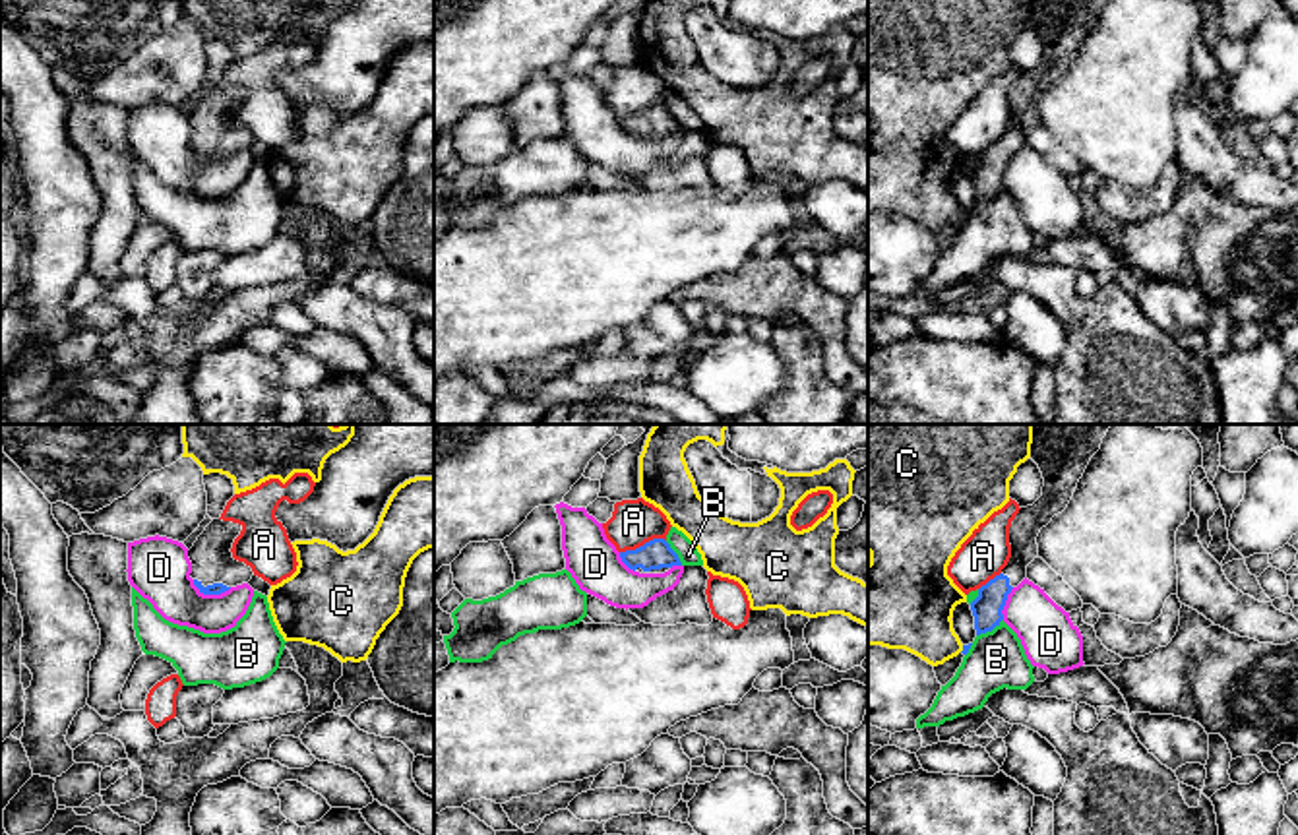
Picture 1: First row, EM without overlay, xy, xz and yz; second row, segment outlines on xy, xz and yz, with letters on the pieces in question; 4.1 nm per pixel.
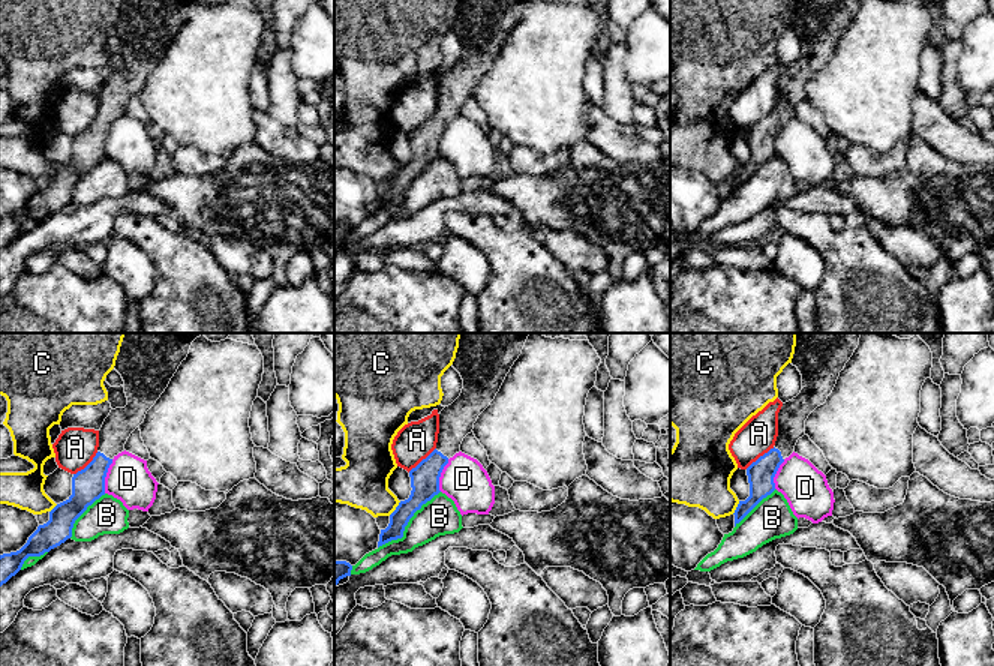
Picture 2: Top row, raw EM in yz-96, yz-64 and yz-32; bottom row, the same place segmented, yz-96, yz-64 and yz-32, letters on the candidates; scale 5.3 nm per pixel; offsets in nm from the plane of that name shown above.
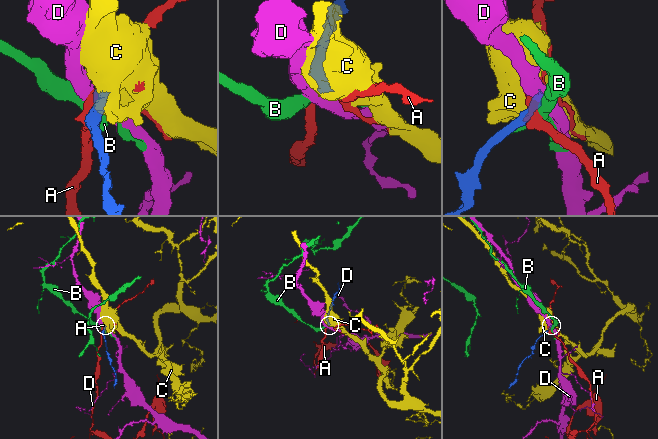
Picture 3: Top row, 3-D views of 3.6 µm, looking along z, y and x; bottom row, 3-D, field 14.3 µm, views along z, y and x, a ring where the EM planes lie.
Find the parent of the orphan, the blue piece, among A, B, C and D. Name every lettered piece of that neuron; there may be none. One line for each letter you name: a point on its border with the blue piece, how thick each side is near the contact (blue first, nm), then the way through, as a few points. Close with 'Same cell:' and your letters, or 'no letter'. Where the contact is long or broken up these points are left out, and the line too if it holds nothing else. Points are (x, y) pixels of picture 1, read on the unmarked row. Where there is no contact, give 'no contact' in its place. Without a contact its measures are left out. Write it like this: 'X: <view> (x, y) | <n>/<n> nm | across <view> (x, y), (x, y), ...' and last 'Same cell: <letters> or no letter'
Same cell: no letter

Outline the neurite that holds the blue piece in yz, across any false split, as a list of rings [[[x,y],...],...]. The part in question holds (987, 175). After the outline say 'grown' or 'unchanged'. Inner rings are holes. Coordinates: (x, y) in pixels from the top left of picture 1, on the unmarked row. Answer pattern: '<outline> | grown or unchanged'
[[[1033,0],[1031,23],[1044,45],[1042,62],[1021,74],[1009,93],[1011,124],[1000,141],[978,155],[971,169],[976,201],[992,198],[1004,186],[1007,161],[1027,143],[1027,132],[1038,124],[1036,103],[1062,79],[1106,0]]] | grown

